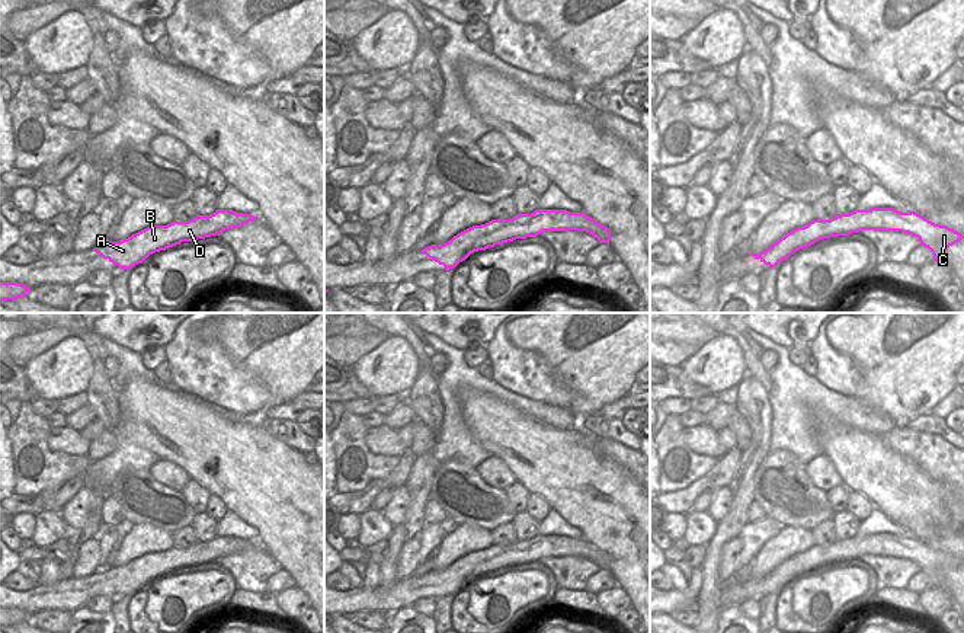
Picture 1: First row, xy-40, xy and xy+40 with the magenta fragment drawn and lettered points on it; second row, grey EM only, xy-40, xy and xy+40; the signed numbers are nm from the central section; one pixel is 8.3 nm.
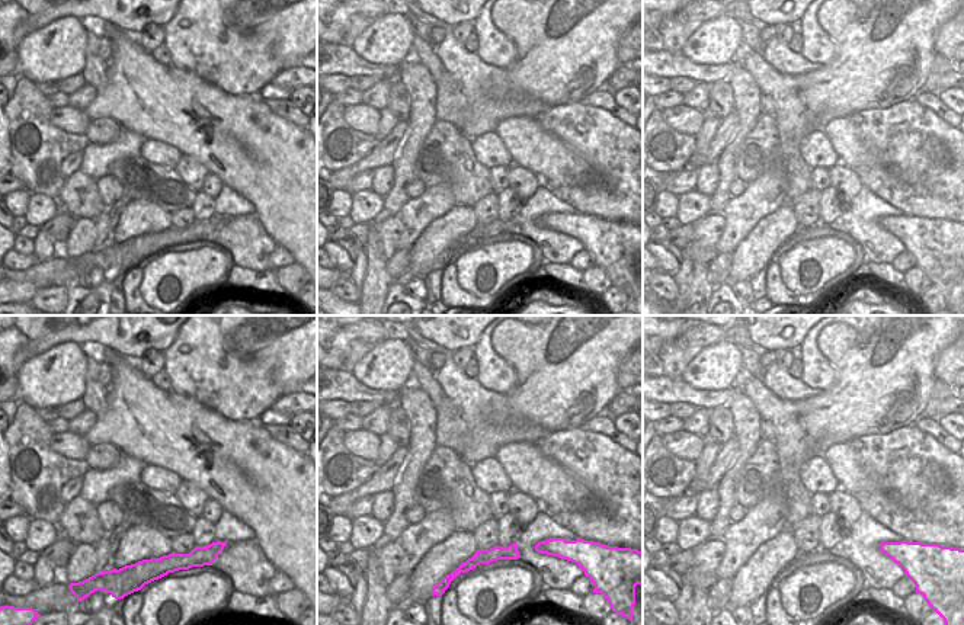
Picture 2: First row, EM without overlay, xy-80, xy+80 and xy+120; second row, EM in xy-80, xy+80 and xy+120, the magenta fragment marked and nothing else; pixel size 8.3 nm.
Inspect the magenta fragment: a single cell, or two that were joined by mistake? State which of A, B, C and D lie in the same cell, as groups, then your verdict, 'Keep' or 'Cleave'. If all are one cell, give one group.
Groups: A B D / C. Cleave.

